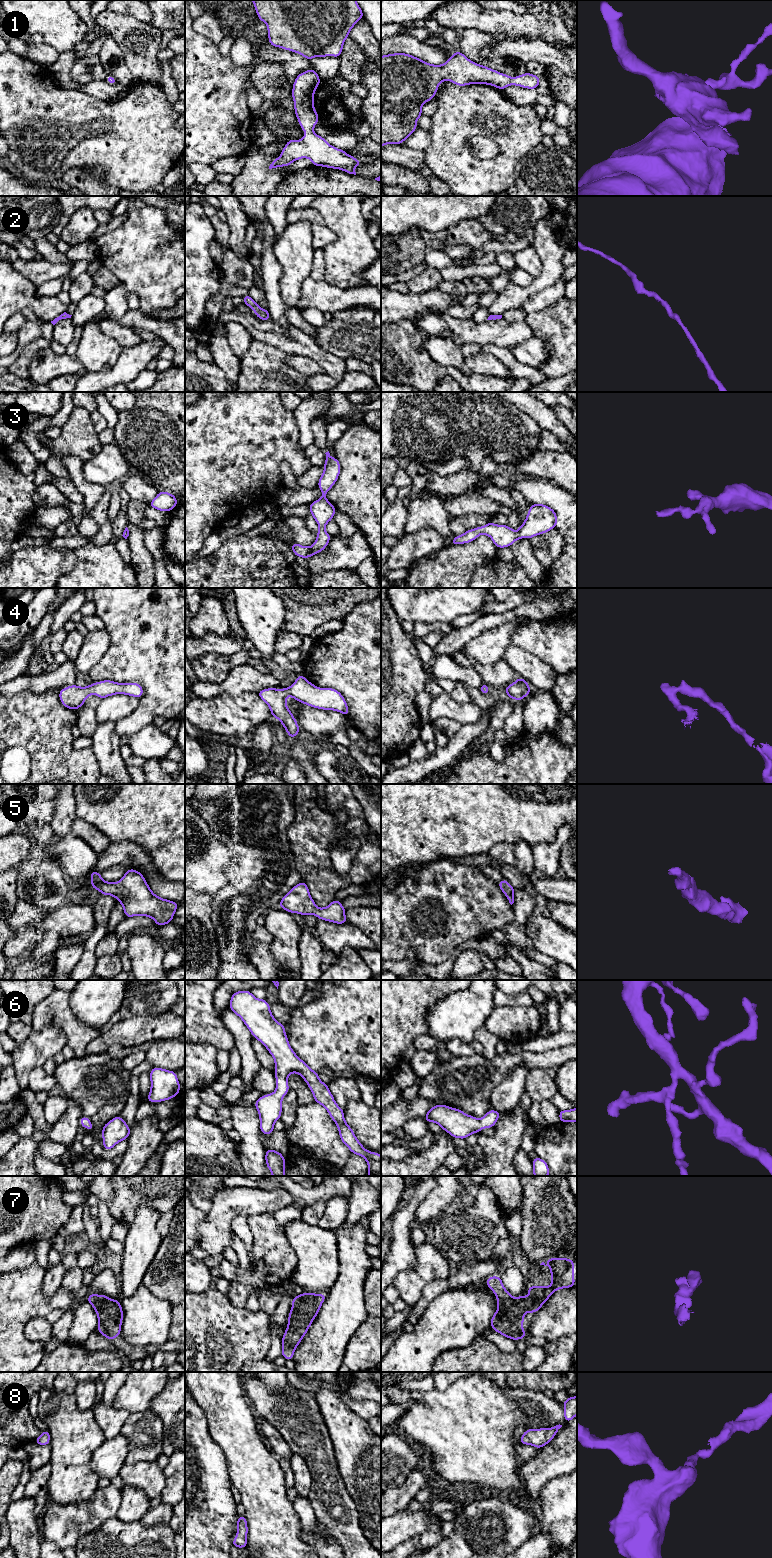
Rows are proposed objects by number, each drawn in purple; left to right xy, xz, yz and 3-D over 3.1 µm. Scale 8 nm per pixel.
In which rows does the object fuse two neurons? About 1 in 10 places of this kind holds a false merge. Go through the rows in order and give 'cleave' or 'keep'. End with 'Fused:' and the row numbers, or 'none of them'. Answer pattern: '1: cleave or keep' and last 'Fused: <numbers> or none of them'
1: keep
2: keep
3: keep
4: keep
5: keep
6: keep
7: keep
8: keep
Fused: none of them

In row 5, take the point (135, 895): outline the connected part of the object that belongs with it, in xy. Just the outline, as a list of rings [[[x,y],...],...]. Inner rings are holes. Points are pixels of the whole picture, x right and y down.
[[[127,869],[117,882],[107,882],[96,870],[90,874],[93,889],[102,895],[111,895],[123,906],[127,918],[137,915],[151,917],[156,925],[170,923],[178,908],[178,903],[158,897],[147,884],[144,876],[135,869]]]

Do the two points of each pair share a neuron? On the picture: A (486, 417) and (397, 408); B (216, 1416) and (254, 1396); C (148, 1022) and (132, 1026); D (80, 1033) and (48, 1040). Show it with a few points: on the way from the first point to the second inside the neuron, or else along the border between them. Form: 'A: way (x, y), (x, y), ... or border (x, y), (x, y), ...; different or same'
A: way (464, 415), (452, 408), (419, 408); same
B: border (241, 1382), (244, 1394), (255, 1414); different
C: way (144, 1026), (136, 1026); same
D: border (44, 1025), (56, 1025), (65, 1034), (67, 1044); different

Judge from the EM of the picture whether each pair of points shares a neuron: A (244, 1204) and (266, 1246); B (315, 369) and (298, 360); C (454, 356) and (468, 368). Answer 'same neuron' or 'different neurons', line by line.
A: different neurons
B: same neuron
C: different neurons

